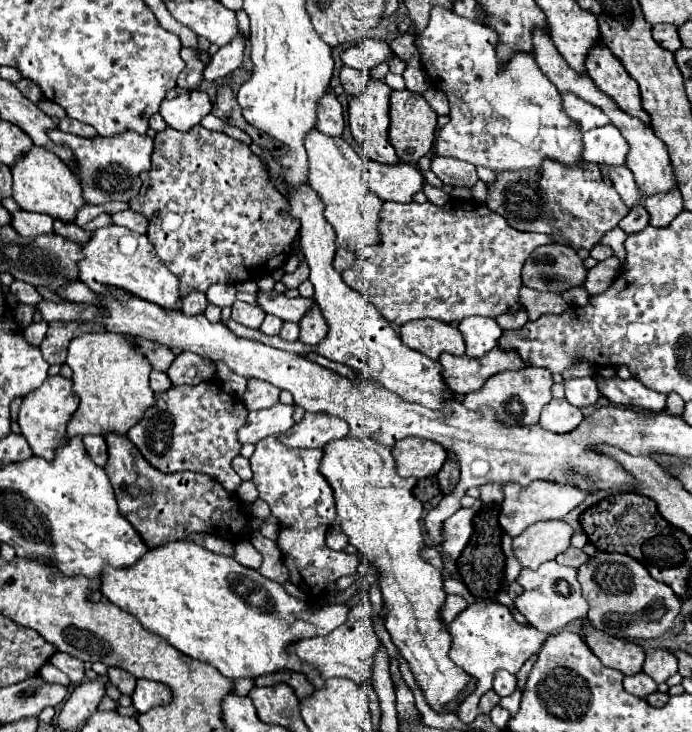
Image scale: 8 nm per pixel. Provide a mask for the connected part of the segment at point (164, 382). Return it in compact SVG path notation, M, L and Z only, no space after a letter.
M152 370L152 374L150 374L150 386L152 386L154 392L164 392L164 390L168 390L168 388L172 386L172 382L170 382L170 378L166 376L166 372Z

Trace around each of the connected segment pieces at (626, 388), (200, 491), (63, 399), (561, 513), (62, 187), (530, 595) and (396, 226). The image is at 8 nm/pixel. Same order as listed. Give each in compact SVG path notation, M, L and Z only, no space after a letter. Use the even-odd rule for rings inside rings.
M606 378L600 386L600 392L614 404L620 406L636 406L652 412L660 412L666 408L666 396L646 388L638 380L620 380L620 378Z
M106 432L104 438L108 444L108 462L104 470L114 486L120 514L136 528L150 548L172 540L182 540L188 532L210 532L234 544L242 540L242 530L246 528L248 518L240 514L240 500L236 494L228 496L220 484L208 480L204 474L164 474L152 468L152 464L144 460L138 448L124 434Z
M48 376L44 384L36 390L32 390L28 396L22 398L20 414L18 414L18 424L28 440L30 448L34 454L52 460L56 446L64 444L64 434L66 434L66 424L72 418L72 414L78 408L78 396L72 392L72 380L64 376Z
M536 480L530 486L502 484L502 492L504 492L504 500L502 500L498 522L510 538L516 538L524 528L528 528L528 524L534 524L536 520L564 518L572 508L576 508L586 498L586 492L578 490L576 486L566 486L566 484L556 484L556 482L542 482L542 480Z
M32 146L12 164L14 176L14 200L20 204L22 210L28 212L42 212L52 218L62 218L72 222L78 208L84 204L82 188L78 178L68 170L68 166L48 148Z
M556 560L544 562L538 570L524 568L518 576L518 584L524 588L524 592L514 600L516 608L526 616L526 620L536 626L538 630L552 634L564 628L570 620L584 618L588 612L588 602L580 594L580 584L576 580L576 570L568 566L560 566ZM560 582L568 584L568 594L560 592Z
M450 198L446 206L434 206L432 202L384 202L378 224L380 242L360 248L356 266L348 268L342 278L346 284L362 292L364 298L374 304L388 322L398 326L420 318L460 322L468 316L496 318L498 314L518 310L518 288L522 284L520 270L524 260L534 248L552 244L552 236L548 234L520 232L512 228L498 212L492 212L486 204L456 198Z

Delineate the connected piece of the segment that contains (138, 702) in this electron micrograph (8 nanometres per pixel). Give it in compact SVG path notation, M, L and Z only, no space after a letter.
M140 678L136 682L136 690L132 694L132 700L134 700L134 708L138 712L148 712L154 706L172 702L172 690L162 682Z

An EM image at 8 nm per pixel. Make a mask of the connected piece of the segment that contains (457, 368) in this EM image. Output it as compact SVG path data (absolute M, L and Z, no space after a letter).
M494 348L492 352L488 352L488 356L480 360L442 354L438 362L442 364L442 378L446 386L456 394L468 394L472 390L478 390L492 374L526 366L518 356L512 356L512 352L504 352L500 348Z

